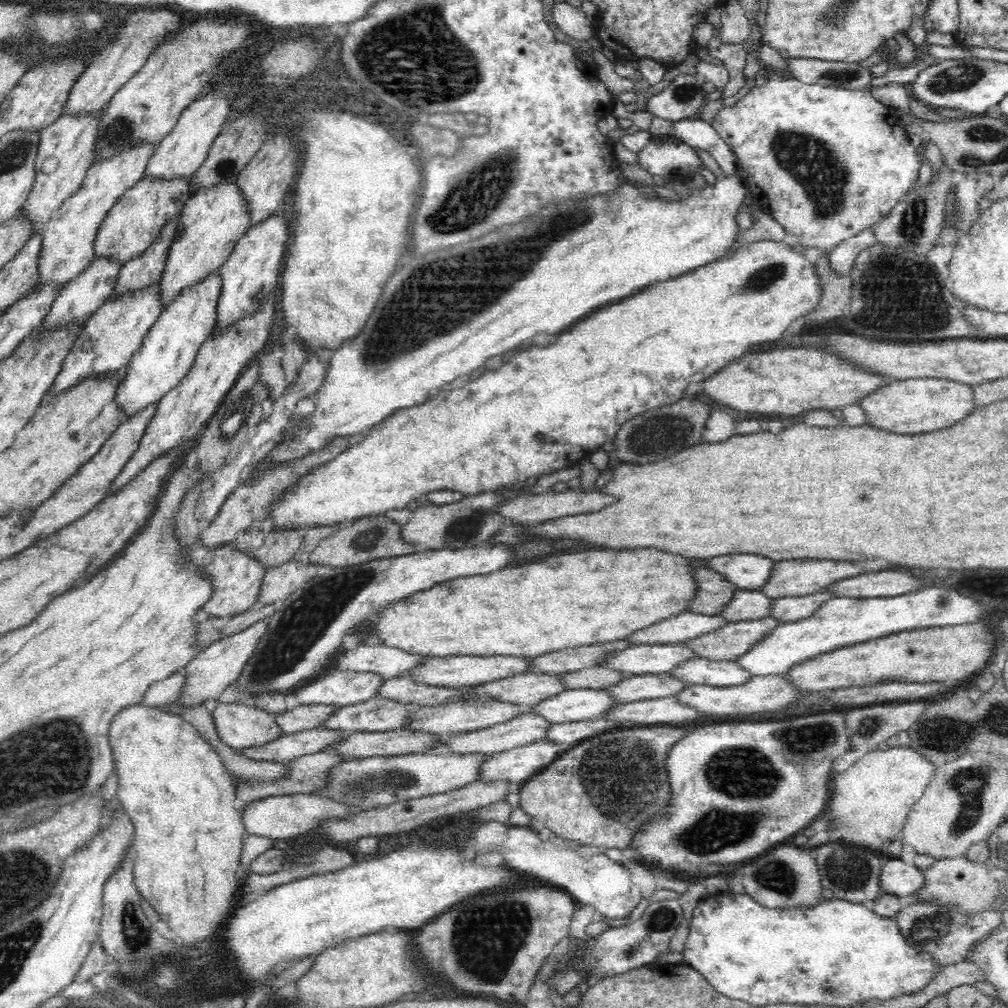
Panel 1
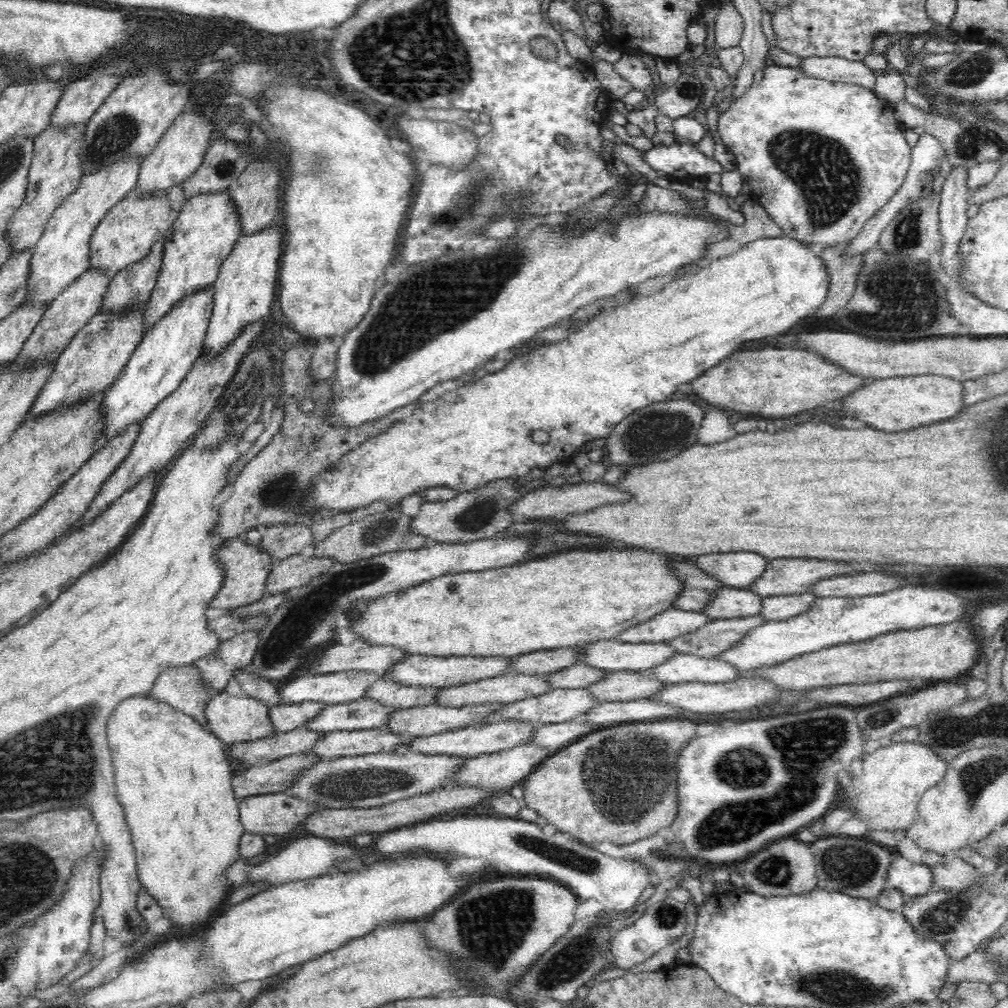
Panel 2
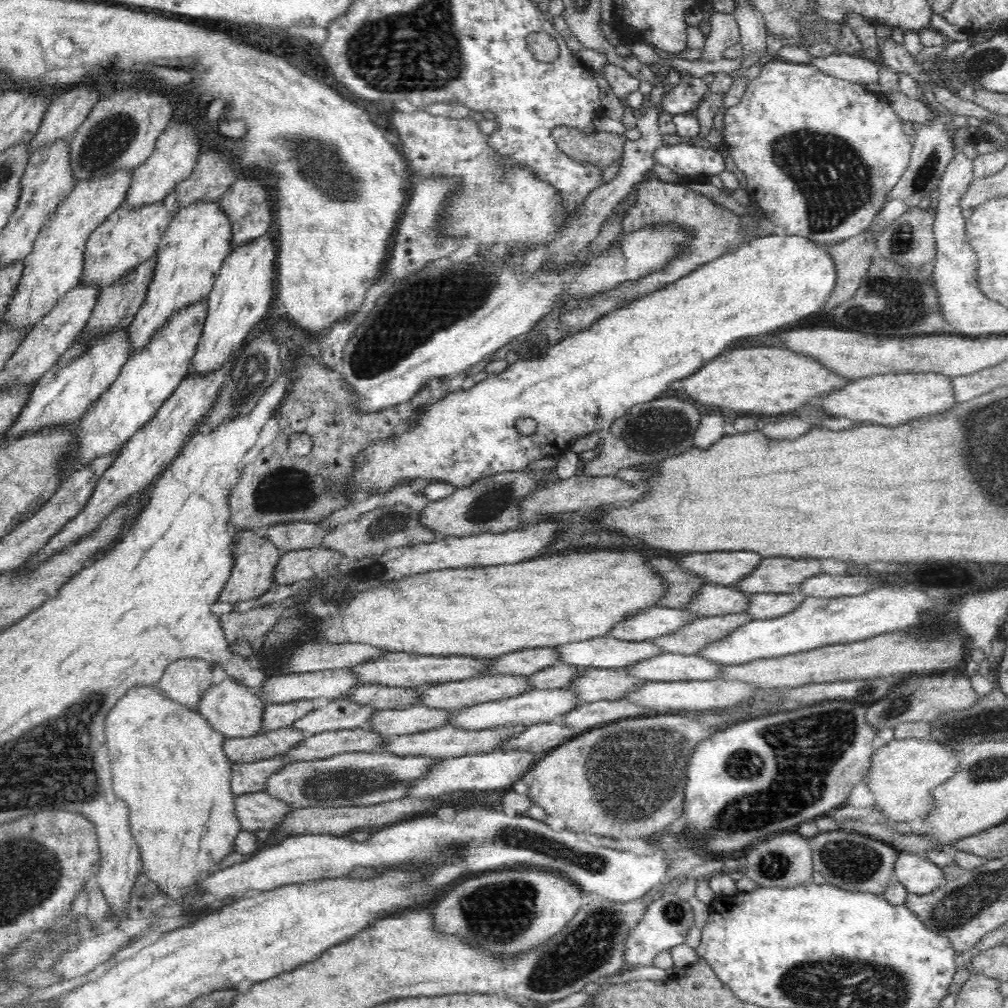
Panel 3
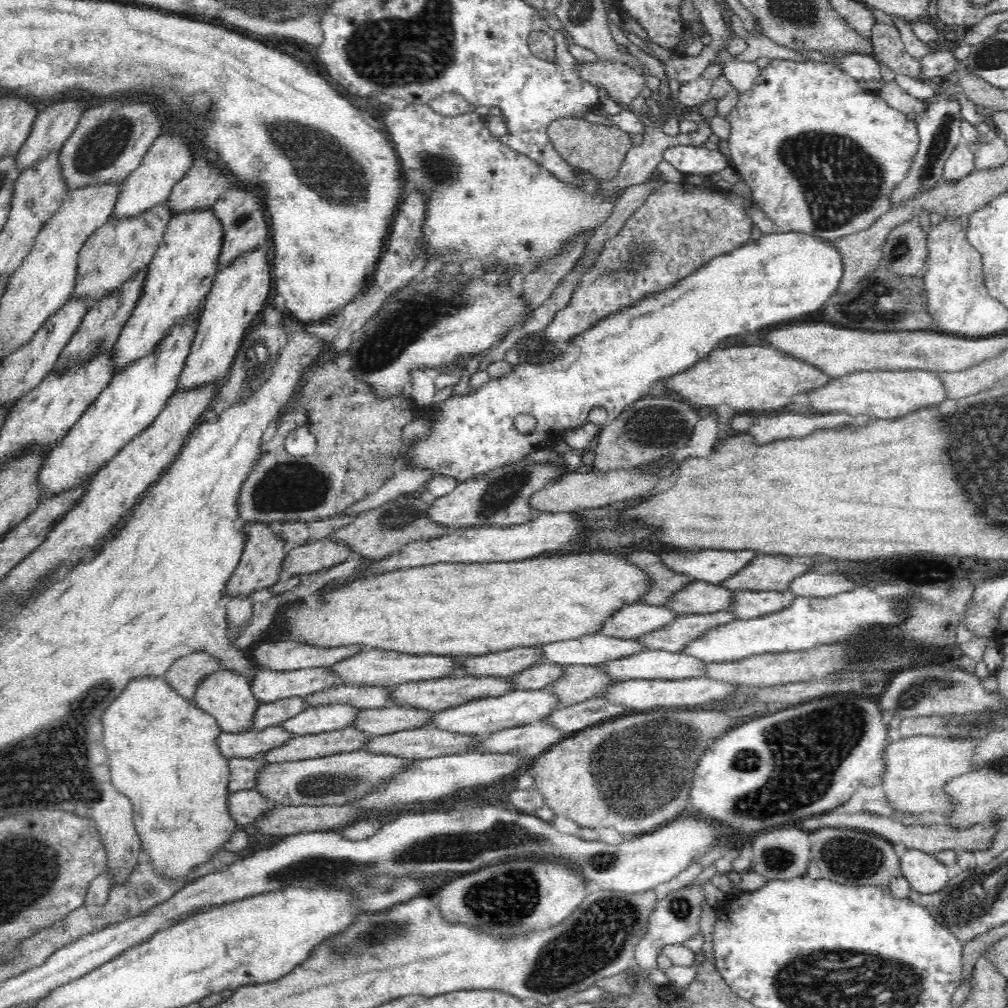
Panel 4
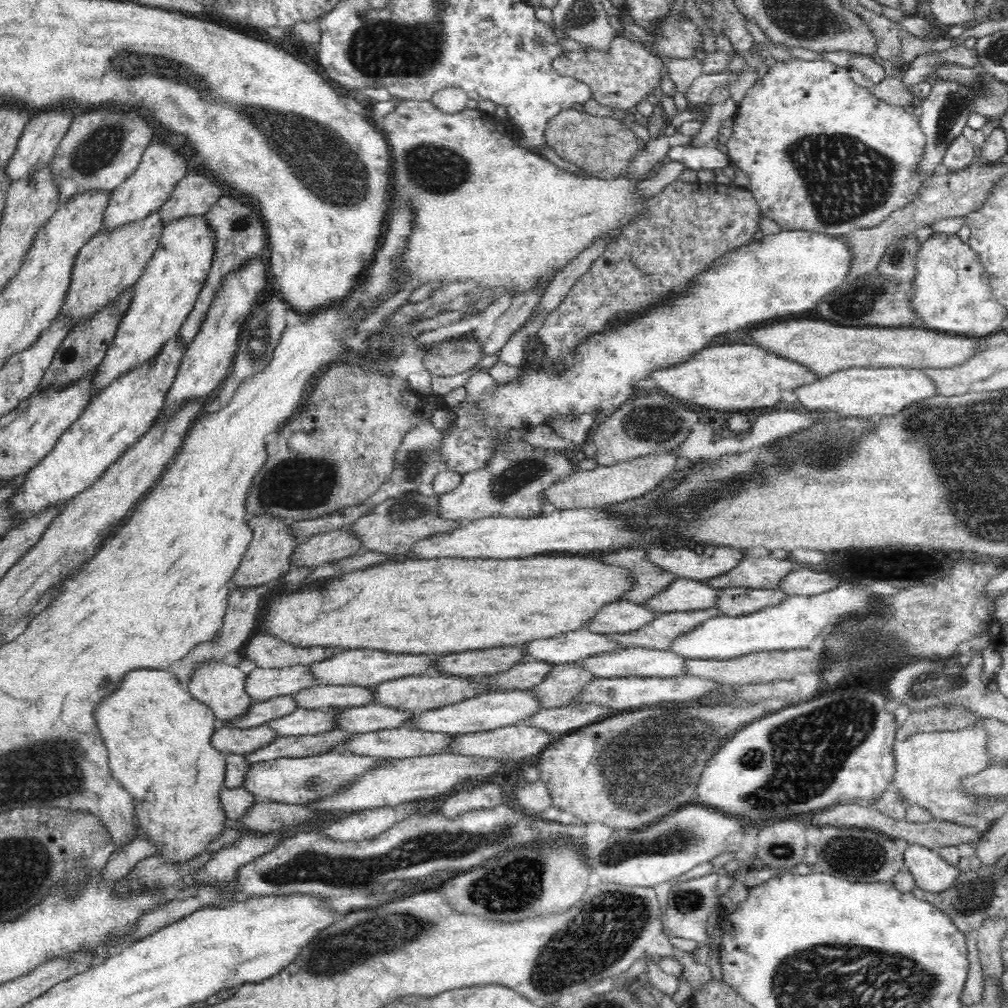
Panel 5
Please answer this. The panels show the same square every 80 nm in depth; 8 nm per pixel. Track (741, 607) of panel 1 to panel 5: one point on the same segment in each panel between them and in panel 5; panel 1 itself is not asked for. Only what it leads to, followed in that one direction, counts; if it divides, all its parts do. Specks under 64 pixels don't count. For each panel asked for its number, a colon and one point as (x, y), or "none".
2: (734, 602)
3: (713, 600)
4: (700, 597)
5: (682, 595)

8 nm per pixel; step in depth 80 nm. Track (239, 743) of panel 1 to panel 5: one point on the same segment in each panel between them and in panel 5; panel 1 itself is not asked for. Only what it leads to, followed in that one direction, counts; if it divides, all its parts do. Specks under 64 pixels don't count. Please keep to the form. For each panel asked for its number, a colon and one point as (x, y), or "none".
2: (233, 719)
3: (234, 710)
4: (228, 698)
5: (220, 686)

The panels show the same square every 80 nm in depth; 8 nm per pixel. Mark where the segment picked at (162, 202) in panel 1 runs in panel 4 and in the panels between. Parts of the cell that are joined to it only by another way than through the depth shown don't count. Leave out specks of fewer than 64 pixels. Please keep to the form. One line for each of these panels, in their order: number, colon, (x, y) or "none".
2: (125, 235)
3: (126, 238)
4: (116, 251)

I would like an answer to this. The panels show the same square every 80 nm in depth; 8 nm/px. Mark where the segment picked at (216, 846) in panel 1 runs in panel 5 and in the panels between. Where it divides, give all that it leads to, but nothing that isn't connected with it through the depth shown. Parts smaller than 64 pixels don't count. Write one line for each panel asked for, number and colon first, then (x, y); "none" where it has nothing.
2: (173, 778)
3: (168, 764)
4: (162, 750)
5: (158, 736)

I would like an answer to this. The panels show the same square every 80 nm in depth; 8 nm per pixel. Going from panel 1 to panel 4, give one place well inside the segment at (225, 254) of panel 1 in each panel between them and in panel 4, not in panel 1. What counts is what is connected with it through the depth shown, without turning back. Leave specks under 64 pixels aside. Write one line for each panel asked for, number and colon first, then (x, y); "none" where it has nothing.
2: (207, 228)
3: (190, 254)
4: (181, 273)

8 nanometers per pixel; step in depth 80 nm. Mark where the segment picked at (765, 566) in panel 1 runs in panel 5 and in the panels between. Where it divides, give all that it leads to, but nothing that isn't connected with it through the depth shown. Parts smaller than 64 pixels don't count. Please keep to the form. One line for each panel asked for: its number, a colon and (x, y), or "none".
2: (734, 569)
3: (721, 568)
4: (713, 566)
5: (714, 561)

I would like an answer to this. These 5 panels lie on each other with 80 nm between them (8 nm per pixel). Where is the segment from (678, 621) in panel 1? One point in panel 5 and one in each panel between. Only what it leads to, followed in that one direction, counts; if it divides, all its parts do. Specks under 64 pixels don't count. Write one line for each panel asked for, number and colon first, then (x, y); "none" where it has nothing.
2: (672, 623)
3: (657, 621)
4: (630, 622)
5: (623, 616)

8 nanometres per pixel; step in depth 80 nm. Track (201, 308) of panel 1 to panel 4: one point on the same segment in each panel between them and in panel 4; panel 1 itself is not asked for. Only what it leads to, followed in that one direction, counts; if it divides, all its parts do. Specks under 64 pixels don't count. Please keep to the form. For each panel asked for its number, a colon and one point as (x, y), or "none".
2: (167, 352)
3: (150, 376)
4: (133, 399)

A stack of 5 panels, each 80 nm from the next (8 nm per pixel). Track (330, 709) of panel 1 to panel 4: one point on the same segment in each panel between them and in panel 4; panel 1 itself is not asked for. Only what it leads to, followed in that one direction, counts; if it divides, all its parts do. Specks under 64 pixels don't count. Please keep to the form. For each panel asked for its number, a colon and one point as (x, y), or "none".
2: (287, 717)
3: (282, 715)
4: (274, 713)

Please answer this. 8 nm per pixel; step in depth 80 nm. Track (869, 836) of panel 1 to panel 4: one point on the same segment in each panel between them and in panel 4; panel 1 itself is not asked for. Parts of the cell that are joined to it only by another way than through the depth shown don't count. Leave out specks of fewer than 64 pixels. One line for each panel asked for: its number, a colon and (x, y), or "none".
2: (895, 776)
3: (903, 772)
4: (915, 769)

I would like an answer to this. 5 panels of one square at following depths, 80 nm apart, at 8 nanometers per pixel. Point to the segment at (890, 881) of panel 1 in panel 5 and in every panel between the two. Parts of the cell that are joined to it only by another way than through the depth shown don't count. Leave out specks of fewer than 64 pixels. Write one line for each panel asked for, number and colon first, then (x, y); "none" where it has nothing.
2: (912, 879)
3: (919, 876)
4: (925, 874)
5: (932, 873)

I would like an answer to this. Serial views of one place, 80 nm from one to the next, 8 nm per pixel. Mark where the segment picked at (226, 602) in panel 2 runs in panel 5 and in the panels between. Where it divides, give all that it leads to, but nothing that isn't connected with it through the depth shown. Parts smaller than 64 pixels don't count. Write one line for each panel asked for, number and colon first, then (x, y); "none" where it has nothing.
3: (255, 558)
4: (263, 551)
5: (267, 557)

